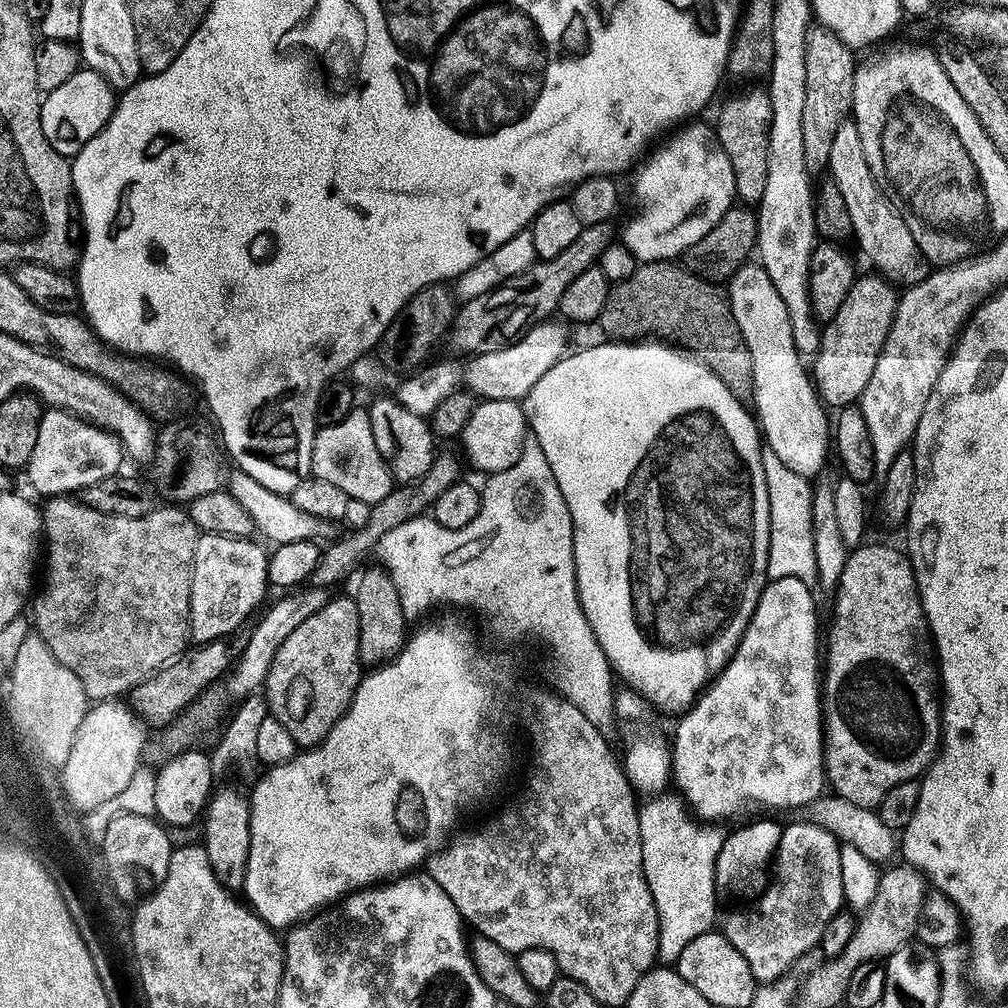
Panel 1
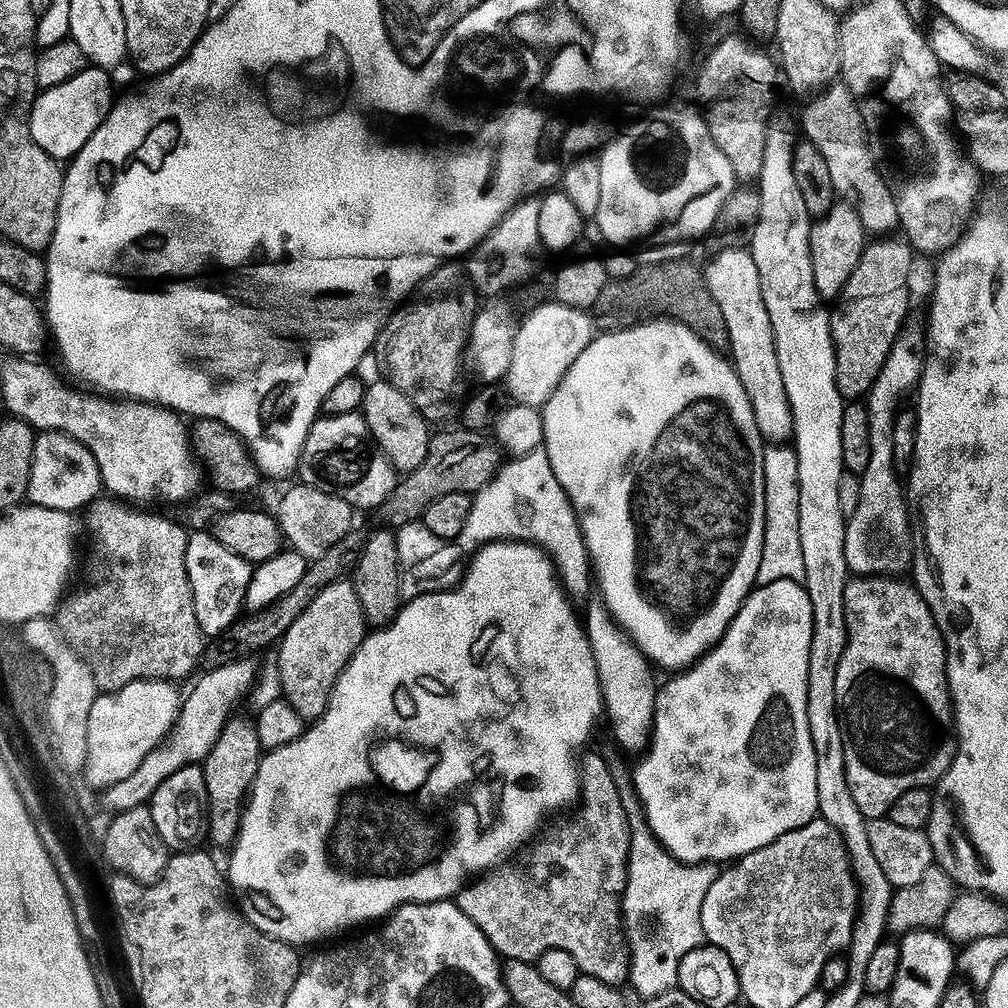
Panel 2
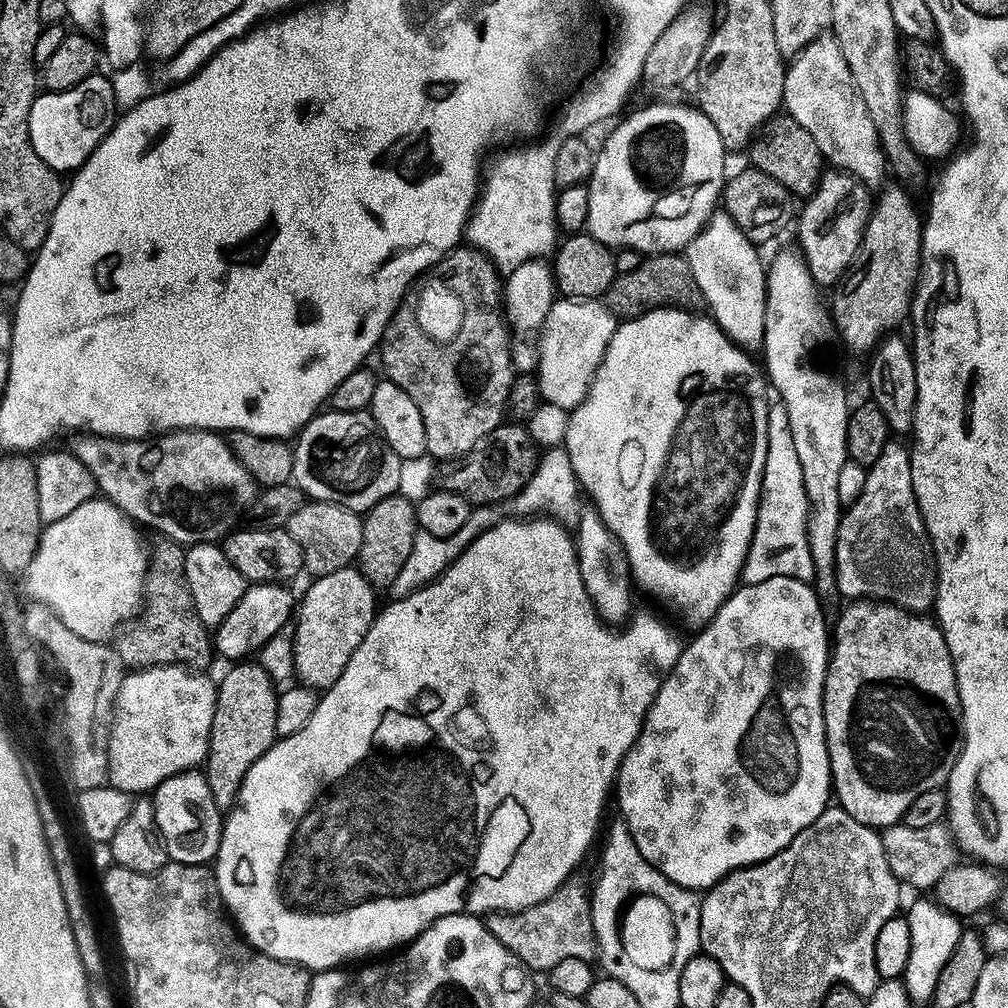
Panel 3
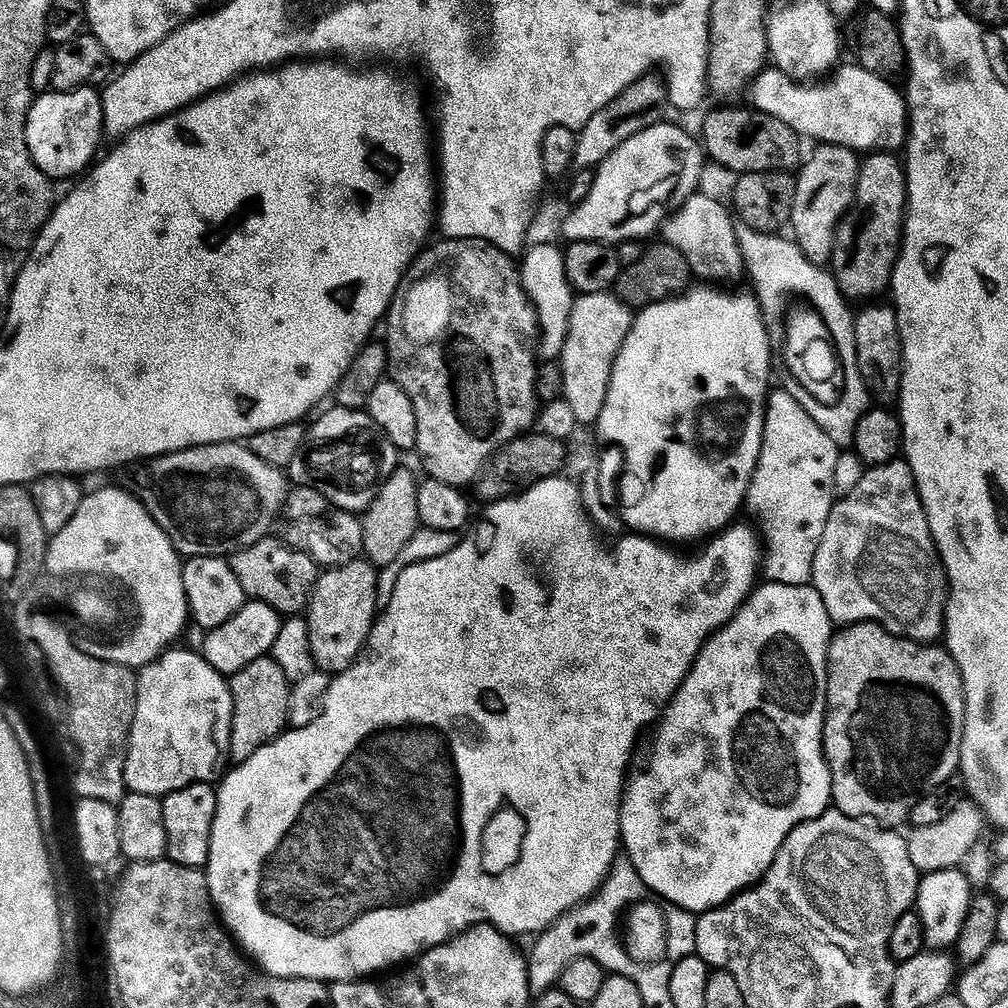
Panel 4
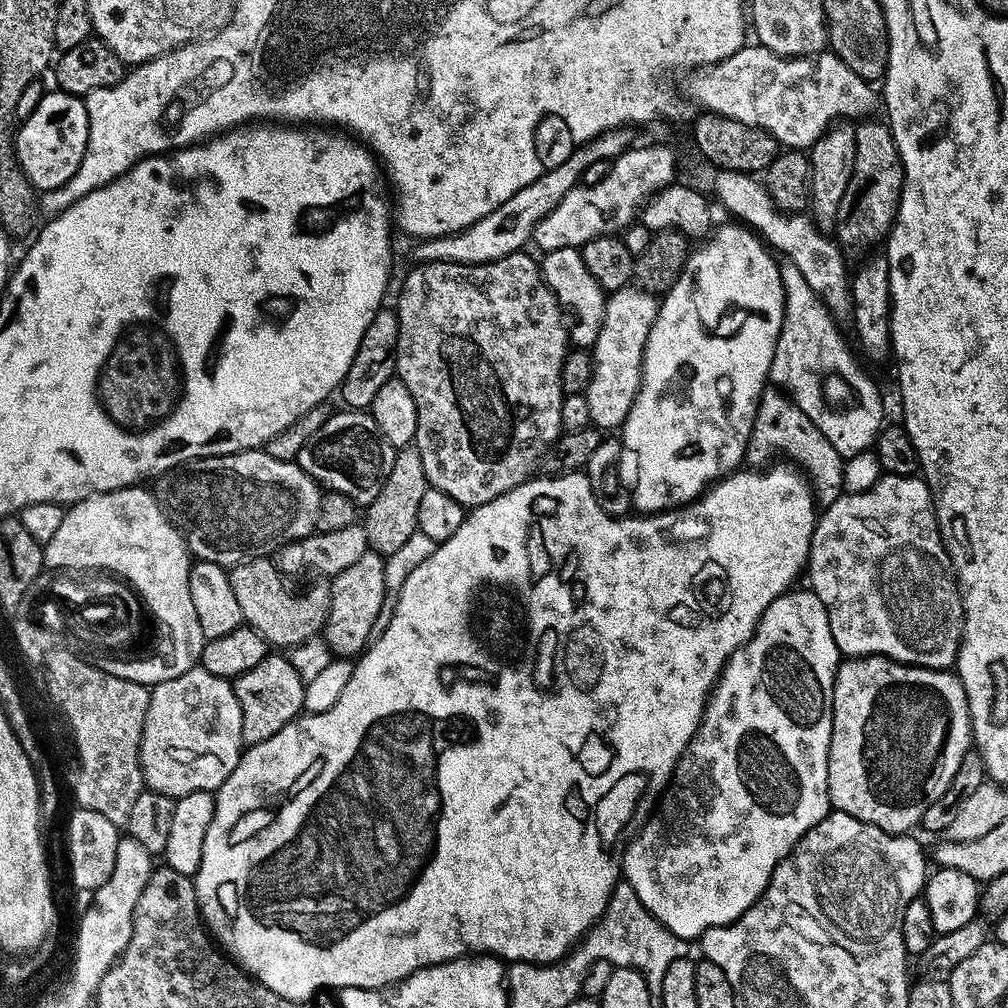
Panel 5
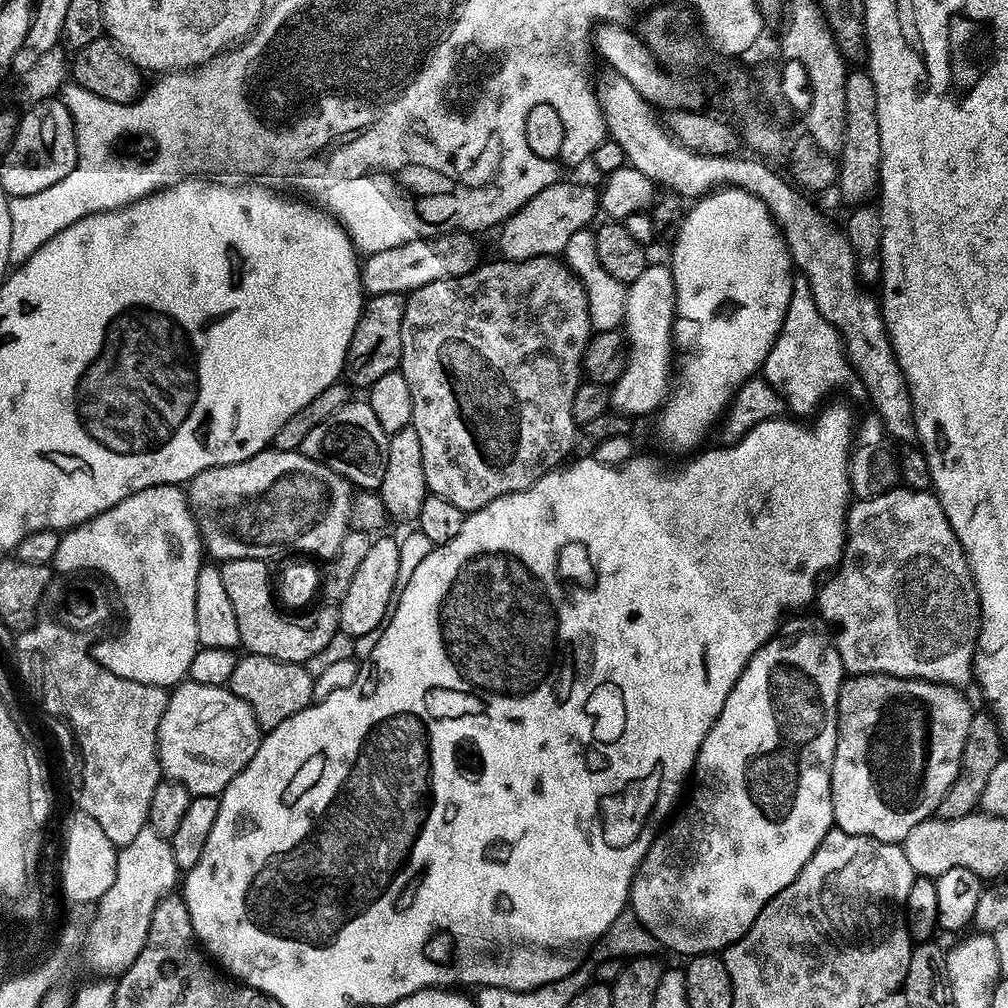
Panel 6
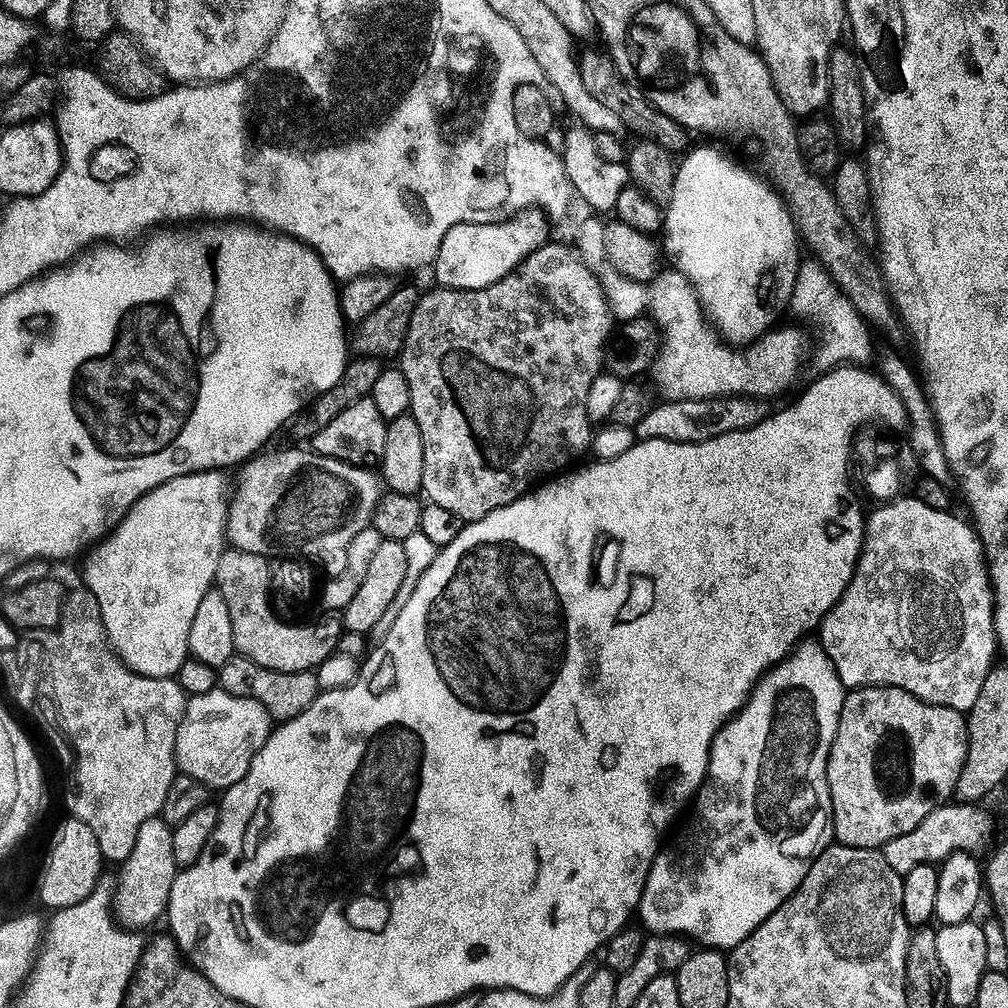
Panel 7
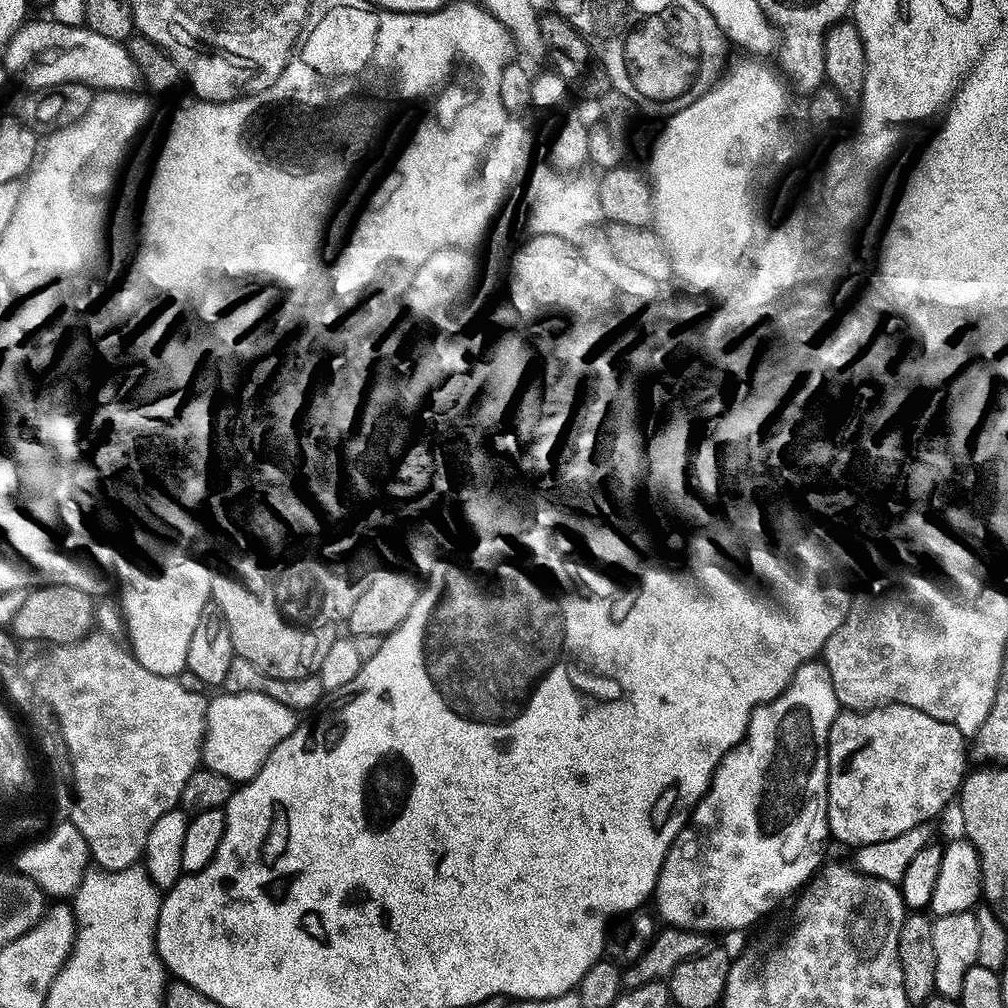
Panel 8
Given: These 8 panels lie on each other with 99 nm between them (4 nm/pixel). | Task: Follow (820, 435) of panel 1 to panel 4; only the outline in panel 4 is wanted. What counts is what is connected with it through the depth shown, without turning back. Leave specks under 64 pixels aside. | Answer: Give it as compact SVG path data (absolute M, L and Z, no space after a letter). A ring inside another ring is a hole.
M693 194L665 219L662 225L663 239L674 245L686 258L691 275L701 276L704 282L736 280L744 272L744 259L736 241L736 226L731 211L712 196Z

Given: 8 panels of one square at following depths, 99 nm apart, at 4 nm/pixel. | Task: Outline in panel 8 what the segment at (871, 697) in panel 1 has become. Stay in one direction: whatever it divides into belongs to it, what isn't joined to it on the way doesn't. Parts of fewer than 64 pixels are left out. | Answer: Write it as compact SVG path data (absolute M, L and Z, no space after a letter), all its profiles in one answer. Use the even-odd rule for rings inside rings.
M884 704L880 708L868 708L864 712L842 710L834 718L828 735L828 814L826 817L827 831L832 831L836 840L844 844L859 846L873 844L874 842L886 842L890 838L898 838L898 834L906 834L906 830L914 830L914 826L928 824L947 806L957 799L960 785L964 782L966 767L964 768L964 756L966 760L966 738L950 722L942 722L938 718L930 718L930 714L922 714L922 710L914 710L914 706L905 704Z

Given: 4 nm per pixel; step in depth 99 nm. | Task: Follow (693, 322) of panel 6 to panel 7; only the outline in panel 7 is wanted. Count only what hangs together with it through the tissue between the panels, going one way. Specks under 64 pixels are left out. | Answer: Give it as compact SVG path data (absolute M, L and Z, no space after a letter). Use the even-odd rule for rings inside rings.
M693 147L691 151L687 153L679 161L677 170L676 170L676 182L674 184L674 190L672 191L672 200L666 205L666 211L663 213L663 225L662 225L662 235L664 234L664 240L662 236L662 248L665 253L668 252L670 255L673 256L675 267L679 268L681 274L686 276L688 280L691 282L692 285L696 288L696 293L698 294L698 298L700 299L700 305L704 307L704 314L705 317L710 321L713 328L716 329L717 332L720 333L721 337L727 343L733 345L733 346L748 346L751 345L752 341L757 340L759 336L764 335L766 332L771 332L774 325L777 323L776 320L779 318L780 315L783 314L783 312L786 312L786 309L789 307L791 298L792 298L792 291L794 290L794 278L797 276L797 273L801 271L802 266L800 266L800 248L802 252L802 244L801 241L798 239L798 233L796 230L796 223L792 220L792 213L788 211L788 205L784 203L781 195L779 192L776 191L775 187L763 175L755 176L754 173L751 172L748 168L743 168L742 165L739 164L736 160L731 160L730 157L727 156L724 152L719 152L716 148L696 148Z

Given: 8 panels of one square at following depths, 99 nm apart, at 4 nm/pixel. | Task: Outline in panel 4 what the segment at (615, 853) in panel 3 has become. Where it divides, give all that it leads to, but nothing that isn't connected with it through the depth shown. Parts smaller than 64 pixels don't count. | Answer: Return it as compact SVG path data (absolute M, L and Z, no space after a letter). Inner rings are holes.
M617 858L613 860L611 868L608 870L607 876L600 884L600 887L592 893L591 897L582 904L570 908L567 912L560 915L555 923L548 925L543 931L535 935L535 940L529 950L526 952L525 964L527 966L528 991L531 995L537 996L545 992L545 990L555 987L559 983L560 975L575 958L590 955L592 952L598 954L598 928L606 928L608 920L614 912L614 894L624 894L624 882L628 880L636 880L639 878L638 870L634 870L634 866L627 858Z

